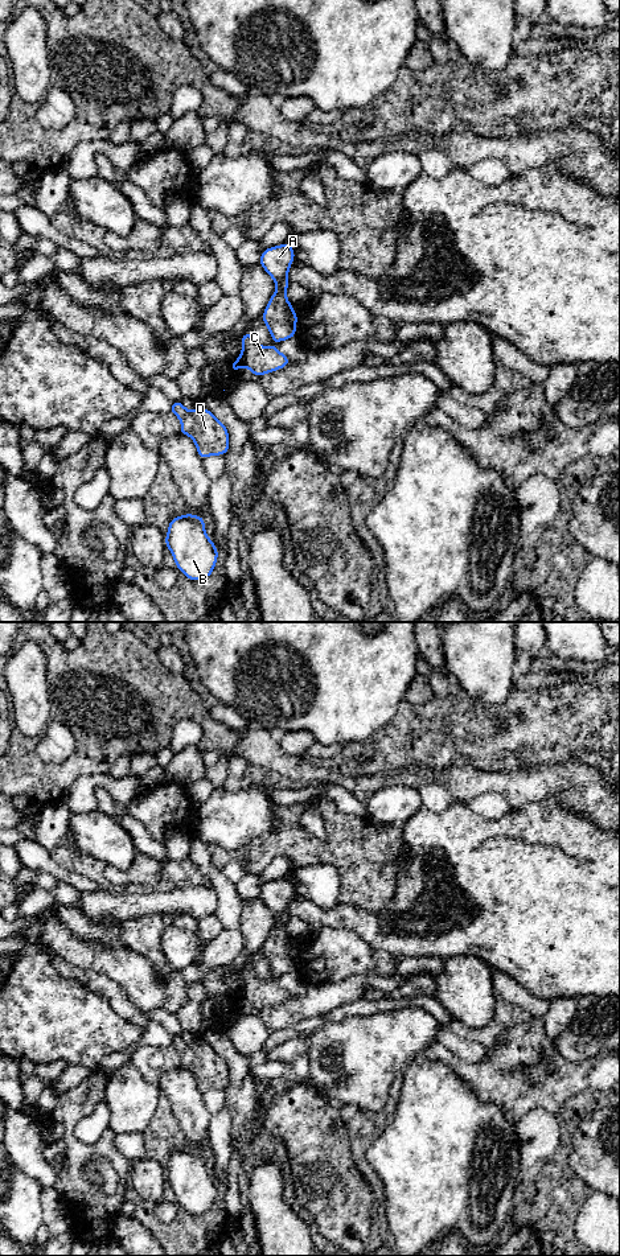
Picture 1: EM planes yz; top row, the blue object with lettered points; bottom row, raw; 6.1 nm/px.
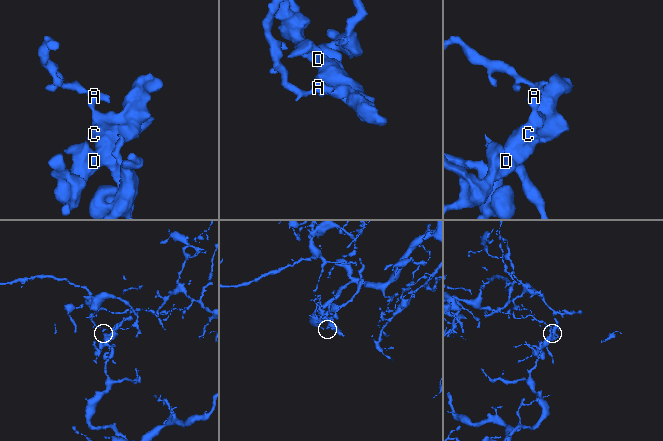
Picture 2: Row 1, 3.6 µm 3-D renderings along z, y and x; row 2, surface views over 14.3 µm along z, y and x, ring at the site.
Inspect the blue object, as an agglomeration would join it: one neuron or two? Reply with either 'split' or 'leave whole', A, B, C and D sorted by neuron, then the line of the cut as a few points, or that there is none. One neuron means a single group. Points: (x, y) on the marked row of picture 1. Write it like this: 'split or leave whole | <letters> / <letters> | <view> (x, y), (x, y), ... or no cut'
split | A B / C D | yz (276, 291), (284, 292)

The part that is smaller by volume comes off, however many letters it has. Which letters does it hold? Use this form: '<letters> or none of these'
C, D

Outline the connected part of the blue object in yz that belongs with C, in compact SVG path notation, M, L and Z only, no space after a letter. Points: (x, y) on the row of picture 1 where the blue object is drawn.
M246 331L242 335L242 353L235 362L230 363L230 367L233 372L247 367L254 375L260 376L283 368L290 362L290 358L276 347L258 345L254 337Z

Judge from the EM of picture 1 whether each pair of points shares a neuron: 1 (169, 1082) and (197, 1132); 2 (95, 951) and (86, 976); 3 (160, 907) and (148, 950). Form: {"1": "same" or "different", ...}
{"1": "same", "2": "different", "3": "different"}

